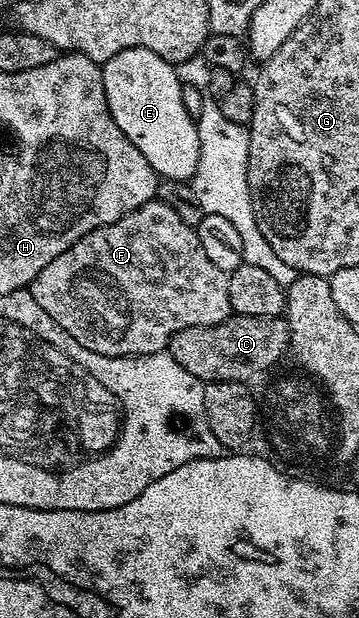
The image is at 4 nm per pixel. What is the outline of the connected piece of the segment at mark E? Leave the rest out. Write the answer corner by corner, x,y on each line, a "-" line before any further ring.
125,48
117,52
107,62
102,63
103,83
105,84
105,100
109,104
109,112
121,128
121,132
149,160
160,179
169,182
186,183
195,174
199,159
199,128
196,119
185,108
183,99
184,83
179,81
178,69
165,61
157,52
149,52
149,48

